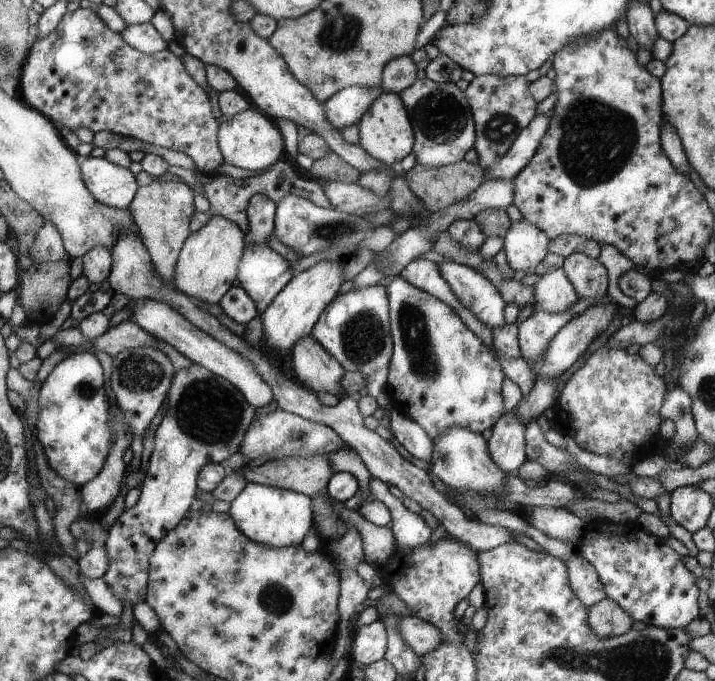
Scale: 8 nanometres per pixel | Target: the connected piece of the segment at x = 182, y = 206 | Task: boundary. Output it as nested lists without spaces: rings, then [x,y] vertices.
[[[155,181],[142,186],[142,190],[138,190],[138,198],[134,198],[134,206],[128,205],[129,210],[134,210],[134,222],[150,253],[152,264],[166,284],[173,284],[179,252],[191,233],[190,218],[196,212],[194,196],[192,188],[184,181]]]

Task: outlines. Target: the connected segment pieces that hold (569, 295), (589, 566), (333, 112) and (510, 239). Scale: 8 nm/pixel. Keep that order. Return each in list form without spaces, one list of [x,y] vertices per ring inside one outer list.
[[[563,268],[541,275],[540,280],[533,286],[537,307],[554,314],[574,306],[579,299]]]
[[[575,553],[565,563],[569,569],[570,586],[573,586],[574,594],[578,595],[584,606],[596,605],[607,597],[601,575],[589,559]]]
[[[349,86],[348,88],[340,90],[336,94],[333,94],[332,97],[328,98],[325,105],[325,113],[329,117],[329,121],[333,123],[334,128],[338,129],[338,132],[341,132],[342,128],[346,128],[346,126],[352,126],[352,124],[356,124],[367,108],[370,106],[380,94],[382,94],[385,90],[381,86],[371,86],[368,88],[367,86]]]
[[[526,219],[513,222],[503,239],[508,266],[518,278],[535,272],[536,266],[548,254],[551,244],[549,235],[526,222]]]

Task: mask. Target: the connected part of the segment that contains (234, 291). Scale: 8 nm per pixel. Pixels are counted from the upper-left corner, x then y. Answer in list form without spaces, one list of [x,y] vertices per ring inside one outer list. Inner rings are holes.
[[[238,283],[219,302],[224,313],[240,324],[247,324],[259,316],[257,303]]]

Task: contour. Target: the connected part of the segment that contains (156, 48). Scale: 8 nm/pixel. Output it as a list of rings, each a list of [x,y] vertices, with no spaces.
[[[151,22],[127,24],[126,30],[122,30],[120,36],[124,38],[124,42],[128,46],[146,54],[162,52],[167,49],[169,44]]]

